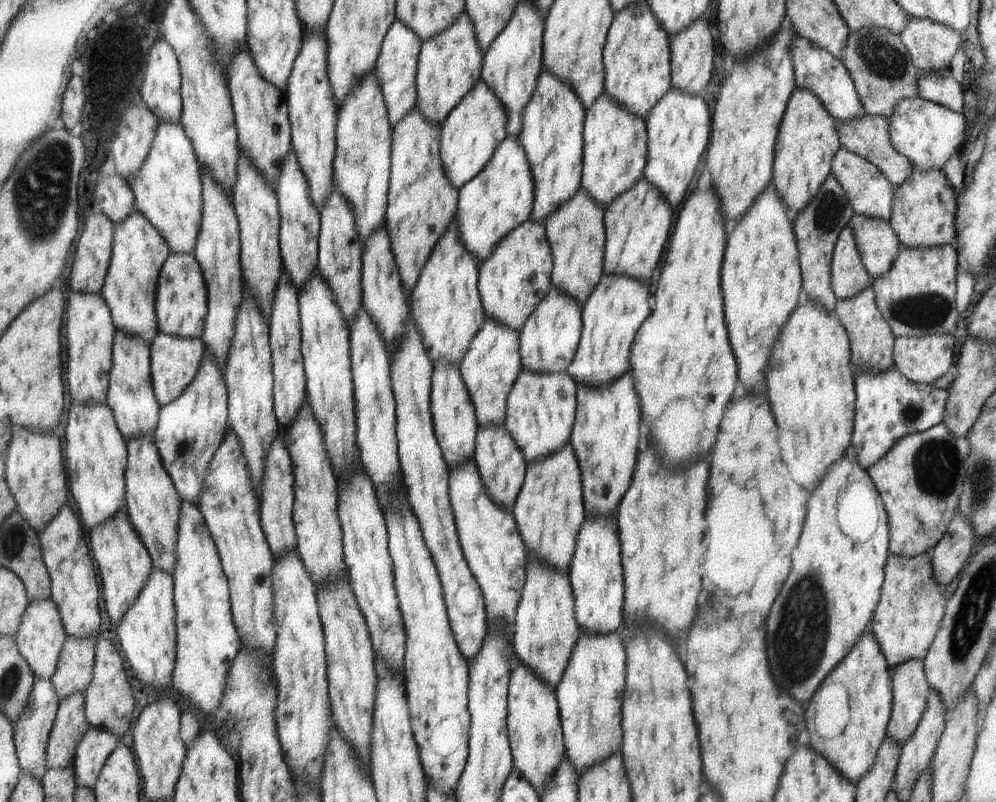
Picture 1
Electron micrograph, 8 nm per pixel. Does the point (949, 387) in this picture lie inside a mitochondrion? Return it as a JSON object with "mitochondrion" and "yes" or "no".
{"mitochondrion":"no"}

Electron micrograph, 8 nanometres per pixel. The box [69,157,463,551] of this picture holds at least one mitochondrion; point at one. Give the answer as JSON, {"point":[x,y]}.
{"point":[183,448]}

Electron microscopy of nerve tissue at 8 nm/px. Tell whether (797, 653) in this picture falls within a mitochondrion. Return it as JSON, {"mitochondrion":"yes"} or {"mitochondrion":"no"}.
{"mitochondrion":"yes"}

